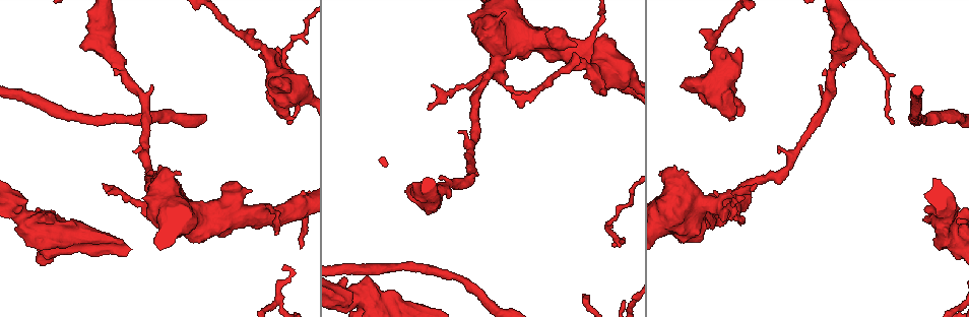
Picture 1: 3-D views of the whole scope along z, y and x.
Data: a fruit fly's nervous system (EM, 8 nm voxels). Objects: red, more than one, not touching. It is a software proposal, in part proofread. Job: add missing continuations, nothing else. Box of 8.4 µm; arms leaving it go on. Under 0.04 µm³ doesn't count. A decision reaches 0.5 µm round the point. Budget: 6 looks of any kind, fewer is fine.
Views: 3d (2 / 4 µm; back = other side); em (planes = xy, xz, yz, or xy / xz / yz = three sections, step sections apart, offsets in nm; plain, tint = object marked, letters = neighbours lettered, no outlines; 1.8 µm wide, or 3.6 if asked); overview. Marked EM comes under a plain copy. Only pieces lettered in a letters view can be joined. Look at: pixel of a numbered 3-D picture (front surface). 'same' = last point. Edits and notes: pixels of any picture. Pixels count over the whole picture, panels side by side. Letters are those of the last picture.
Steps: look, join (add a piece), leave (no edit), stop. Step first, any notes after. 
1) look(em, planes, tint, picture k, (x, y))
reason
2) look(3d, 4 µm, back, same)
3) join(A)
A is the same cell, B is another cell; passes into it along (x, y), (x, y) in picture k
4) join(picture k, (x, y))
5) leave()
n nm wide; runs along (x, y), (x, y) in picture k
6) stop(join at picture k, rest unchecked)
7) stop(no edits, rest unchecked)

look(3d, 2 µm, picture 1, (294, 117))

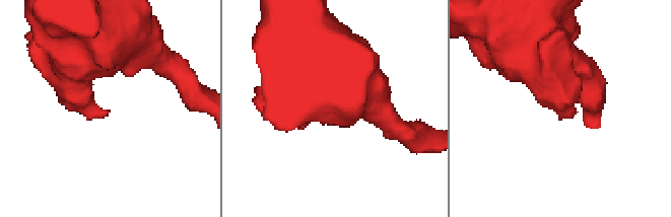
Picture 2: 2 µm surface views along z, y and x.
look(em, yz, step 4, tint, picture 2, (561, 115))

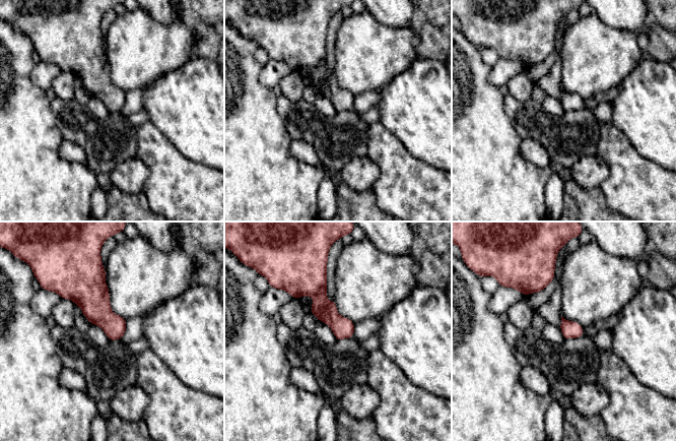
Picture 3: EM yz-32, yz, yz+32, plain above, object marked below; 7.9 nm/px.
look(em, planes, letters, same)

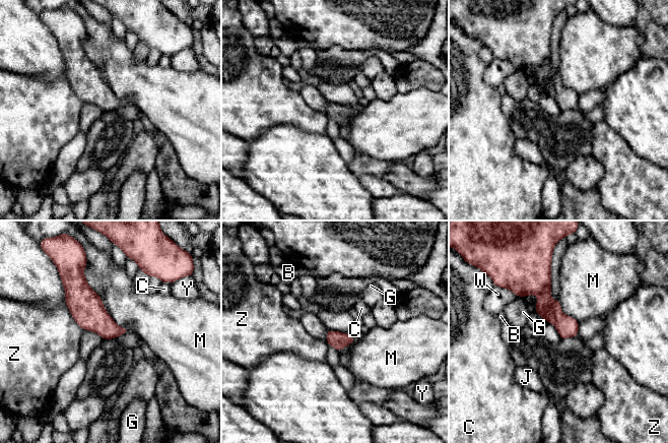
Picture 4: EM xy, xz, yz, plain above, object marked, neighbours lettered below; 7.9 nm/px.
leave()
B, C, G, J, M, W, Y and Z are other cells; border along (66, 304), (72, 318), (84, 330) in picture 4; none of them fits

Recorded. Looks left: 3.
look(em, planes, letters, picture 1, (740, 50))
free end

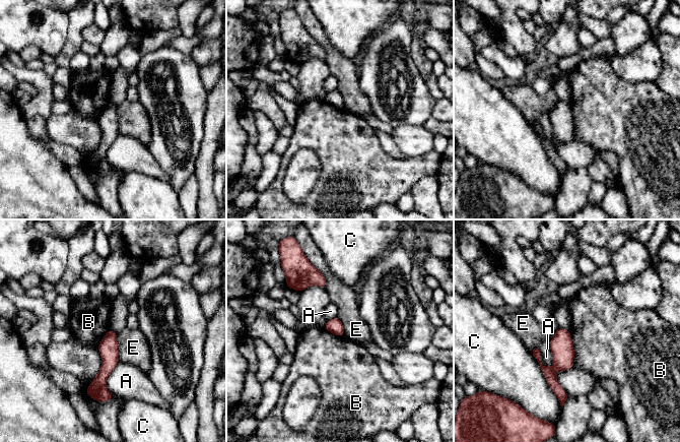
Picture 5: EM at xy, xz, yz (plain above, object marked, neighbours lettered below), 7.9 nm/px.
leave()
A, B, C and E are other cells; none of them fits

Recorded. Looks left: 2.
look(em, xy, step 8, letters, picture 1, (744, 223))
free end

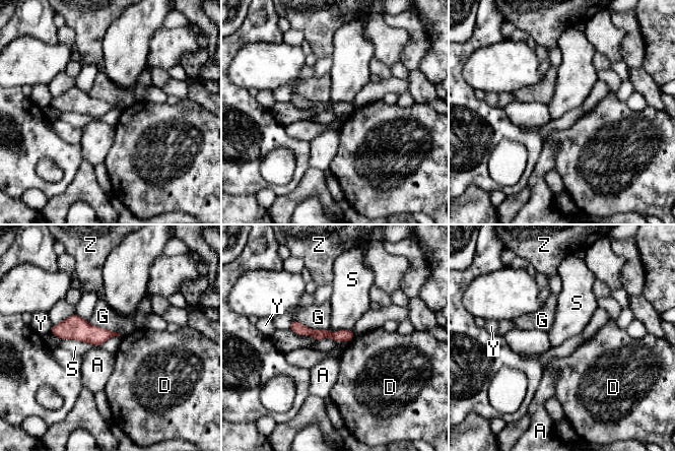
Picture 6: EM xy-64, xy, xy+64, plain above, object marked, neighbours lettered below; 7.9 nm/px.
leave()
A, D, G, S, Y and Z are other cells; no lettered piece goes on from it

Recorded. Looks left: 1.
stop(no edits, rest unchecked)

